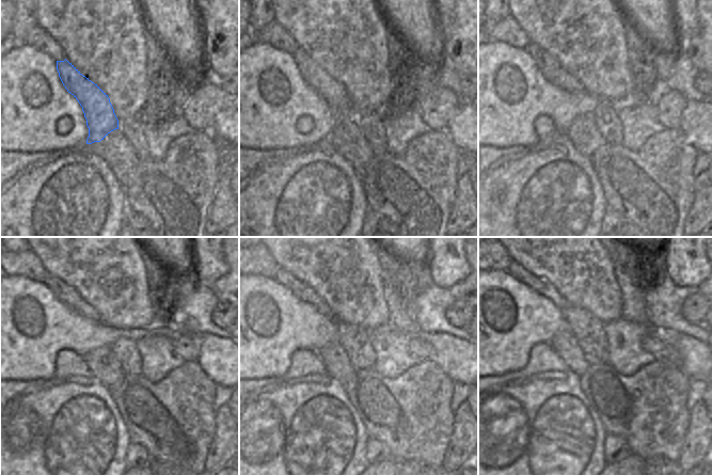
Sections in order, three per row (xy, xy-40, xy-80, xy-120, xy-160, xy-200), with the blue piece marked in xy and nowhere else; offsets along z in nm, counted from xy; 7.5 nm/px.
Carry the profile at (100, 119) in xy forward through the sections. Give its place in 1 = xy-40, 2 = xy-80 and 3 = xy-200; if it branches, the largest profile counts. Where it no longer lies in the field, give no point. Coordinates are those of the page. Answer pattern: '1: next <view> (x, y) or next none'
1: next xy-40 (334, 94)
2: next xy-80 (550, 68)
3: next xy-200 (544, 288)

